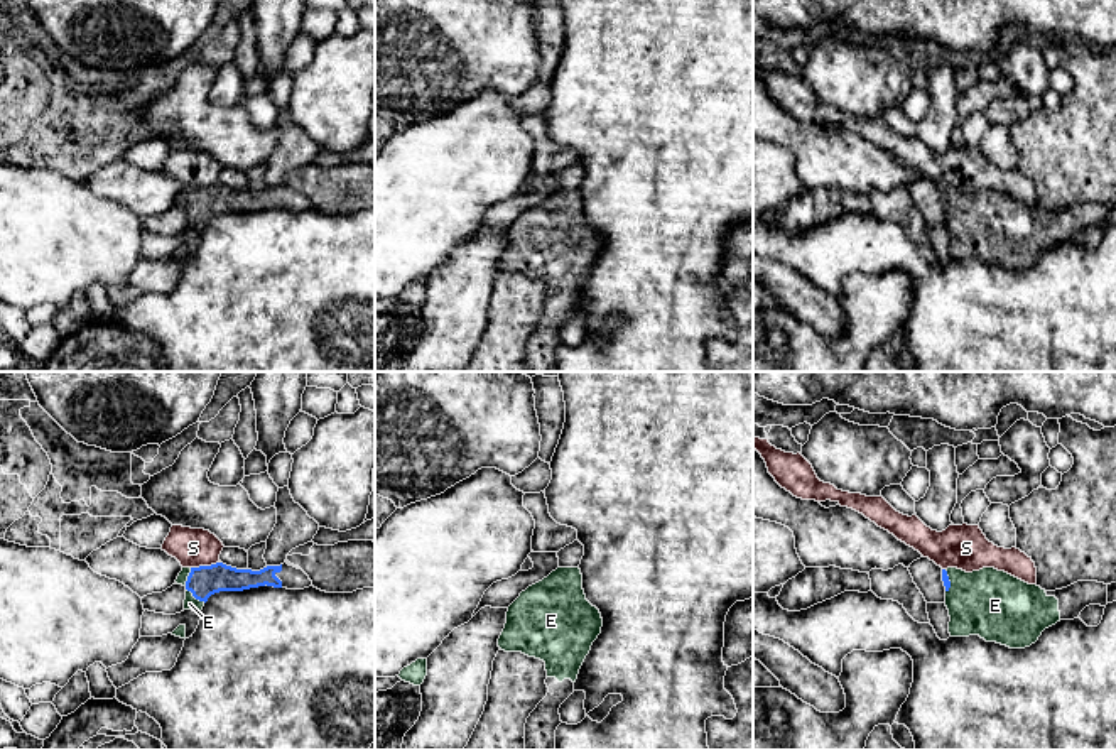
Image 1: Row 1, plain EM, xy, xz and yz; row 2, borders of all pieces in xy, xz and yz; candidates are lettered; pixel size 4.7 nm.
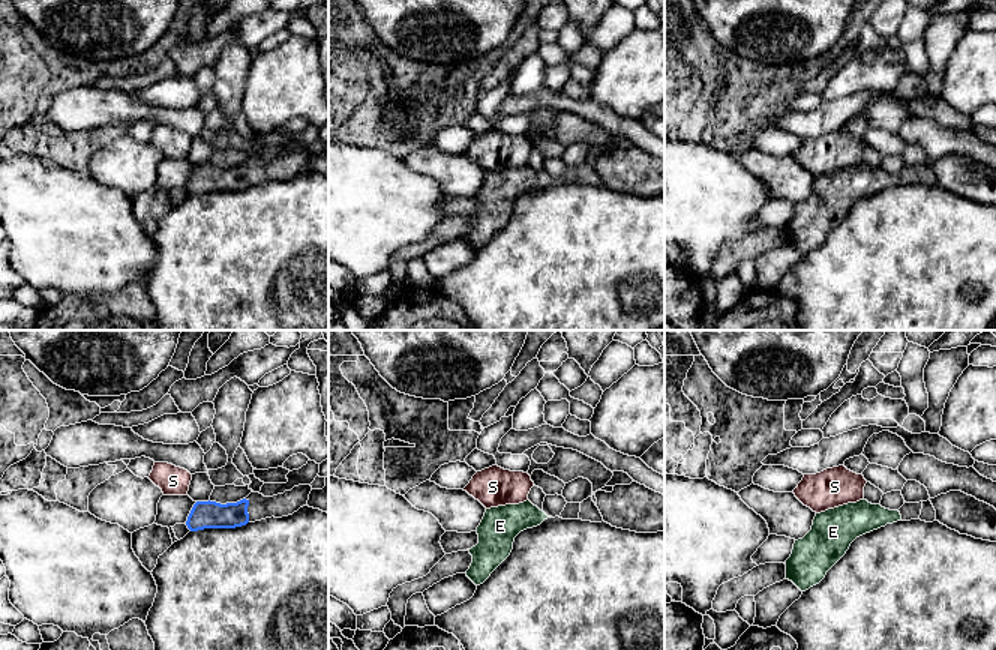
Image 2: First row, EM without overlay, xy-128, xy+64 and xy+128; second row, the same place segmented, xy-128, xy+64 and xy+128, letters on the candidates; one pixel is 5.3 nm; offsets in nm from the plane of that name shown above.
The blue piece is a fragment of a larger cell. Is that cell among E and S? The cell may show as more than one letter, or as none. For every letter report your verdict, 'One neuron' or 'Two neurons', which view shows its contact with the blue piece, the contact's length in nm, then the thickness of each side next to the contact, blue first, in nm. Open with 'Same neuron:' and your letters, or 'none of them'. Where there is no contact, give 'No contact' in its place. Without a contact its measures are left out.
Same neuron: E
E: One neuron. Touches blue in xy. Shared border 120 nm. Thickness 150 nm (blue) against 60 nm
S: Two neurons. Touches blue in xy. Shared border 150 nm. Thickness 150 nm (blue) against 190 nm

